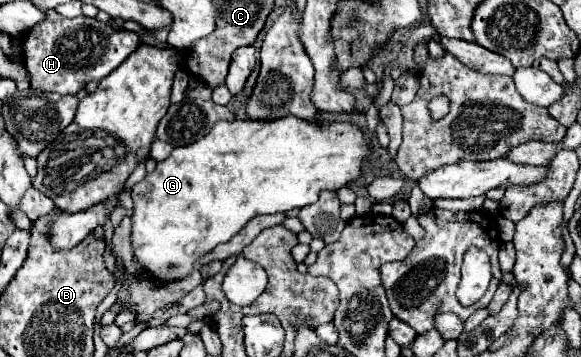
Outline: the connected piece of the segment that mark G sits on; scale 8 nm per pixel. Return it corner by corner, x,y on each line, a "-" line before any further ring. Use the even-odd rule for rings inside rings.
285,116
285,118
277,118
277,120
269,120
269,122
261,122
261,120
221,120
217,122
211,132
185,146
185,148
175,148
163,162
157,162
157,168
147,174
139,184
133,186
131,198
133,198
133,248
135,248
135,260
147,268
151,272
151,276
155,276
161,282
169,282
175,278
185,278
191,274
193,264
205,256
207,252
211,252
217,244
221,242
229,242
253,216
257,214
277,214
277,212
287,212
291,208
303,208
307,204
317,202
319,192
323,190
339,190
343,186
351,186
355,184
361,176
363,176
363,168
365,162
371,160
373,156
373,148
375,148
375,140
359,126
353,124
351,120
345,118
337,118
337,120
325,120
325,122
315,122
315,120
303,120
303,118
293,118
293,116

